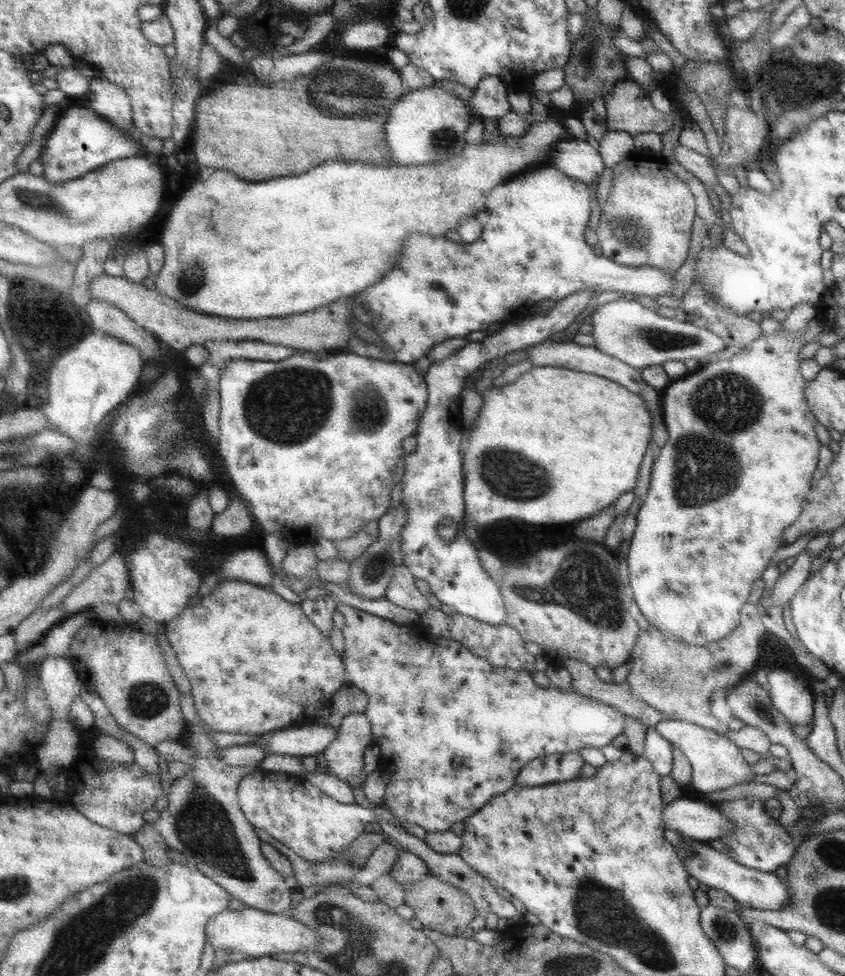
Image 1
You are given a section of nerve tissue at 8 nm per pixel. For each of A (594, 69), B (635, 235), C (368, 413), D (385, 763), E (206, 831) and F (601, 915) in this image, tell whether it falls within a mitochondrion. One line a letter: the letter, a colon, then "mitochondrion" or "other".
A: mitochondrion
B: mitochondrion
C: mitochondrion
D: other
E: mitochondrion
F: mitochondrion

